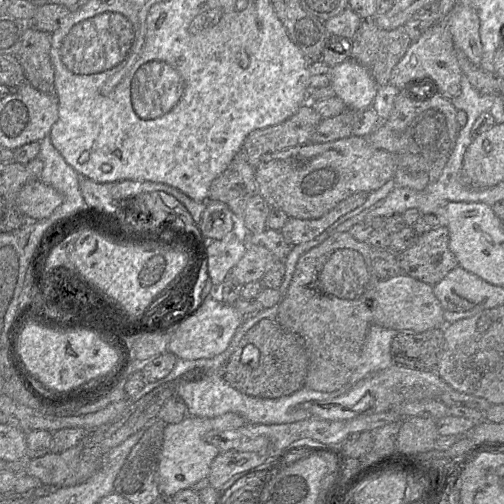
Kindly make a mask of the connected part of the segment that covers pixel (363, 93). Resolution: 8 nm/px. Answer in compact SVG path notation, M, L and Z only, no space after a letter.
M352 57L331 67L330 86L347 108L357 111L372 106L379 87L371 73Z

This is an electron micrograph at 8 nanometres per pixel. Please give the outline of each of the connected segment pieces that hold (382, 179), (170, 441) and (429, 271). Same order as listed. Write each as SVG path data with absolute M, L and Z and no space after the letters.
M350 136L330 142L308 142L291 148L267 153L255 168L258 193L271 208L283 210L289 217L315 219L325 215L338 203L357 192L371 193L394 178L396 156L371 146L360 136Z
M228 412L212 418L188 415L180 423L166 424L160 451L160 461L157 466L157 486L160 494L173 497L179 491L190 489L197 482L208 477L211 464L220 451L217 447L204 440L206 433L211 430L236 429L246 423L246 420L240 415Z
M444 225L419 235L412 246L397 254L397 259L402 273L432 286L459 266L456 257L449 249L449 232Z

